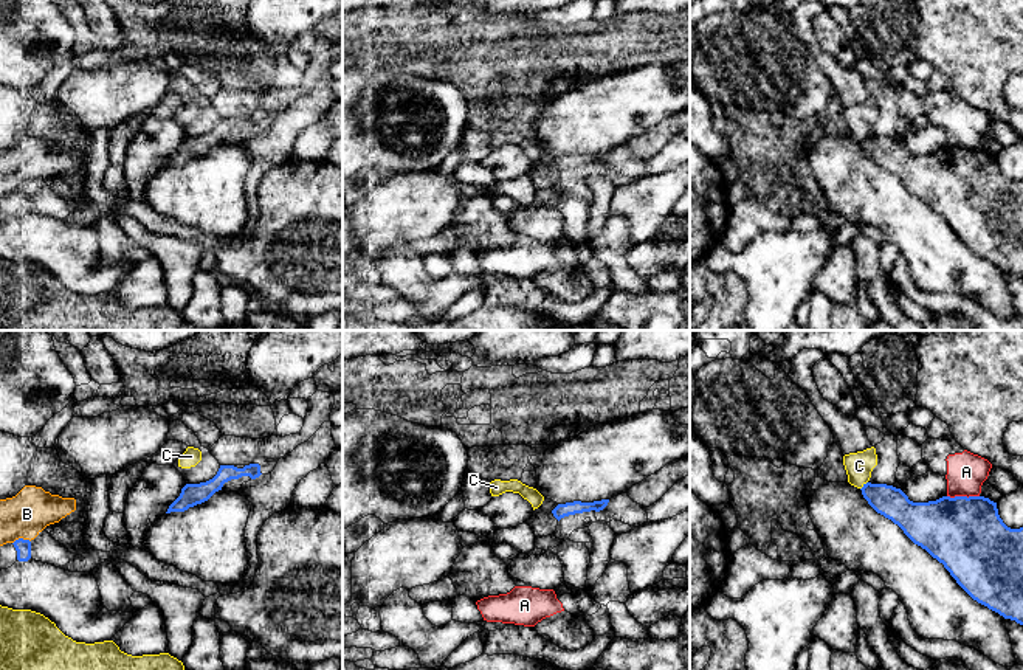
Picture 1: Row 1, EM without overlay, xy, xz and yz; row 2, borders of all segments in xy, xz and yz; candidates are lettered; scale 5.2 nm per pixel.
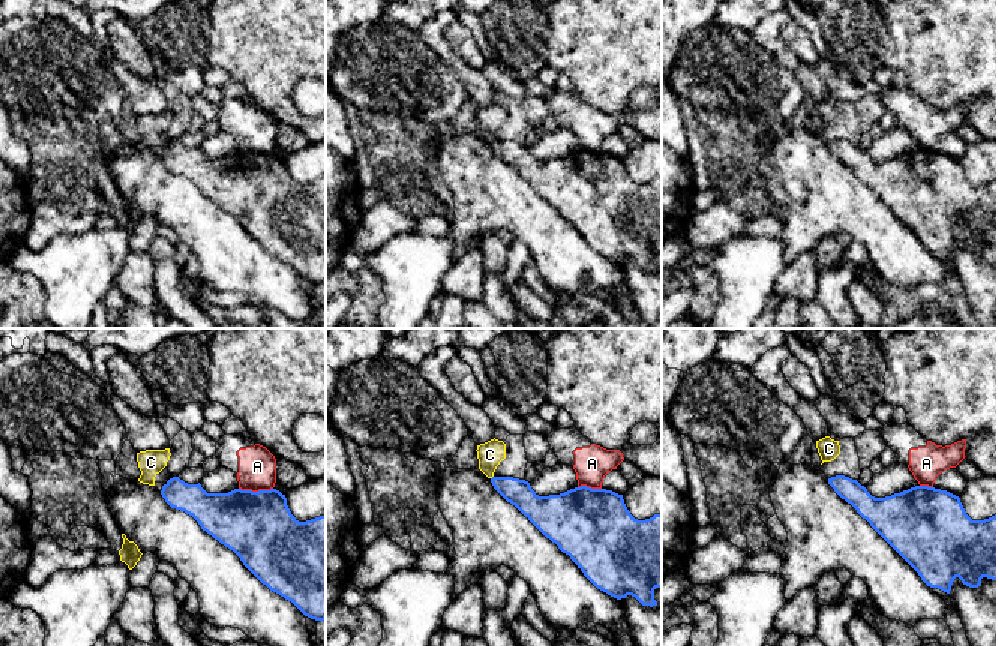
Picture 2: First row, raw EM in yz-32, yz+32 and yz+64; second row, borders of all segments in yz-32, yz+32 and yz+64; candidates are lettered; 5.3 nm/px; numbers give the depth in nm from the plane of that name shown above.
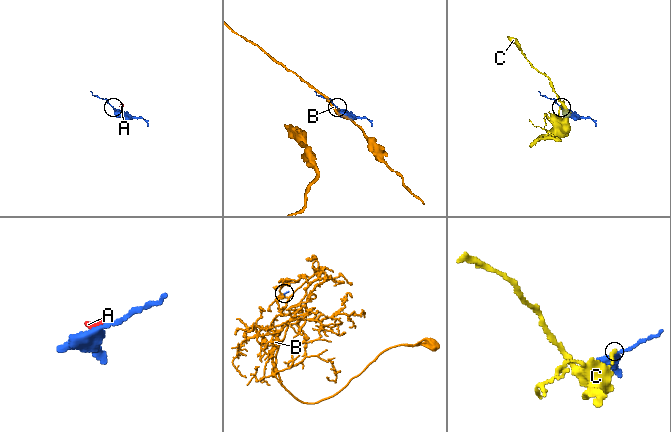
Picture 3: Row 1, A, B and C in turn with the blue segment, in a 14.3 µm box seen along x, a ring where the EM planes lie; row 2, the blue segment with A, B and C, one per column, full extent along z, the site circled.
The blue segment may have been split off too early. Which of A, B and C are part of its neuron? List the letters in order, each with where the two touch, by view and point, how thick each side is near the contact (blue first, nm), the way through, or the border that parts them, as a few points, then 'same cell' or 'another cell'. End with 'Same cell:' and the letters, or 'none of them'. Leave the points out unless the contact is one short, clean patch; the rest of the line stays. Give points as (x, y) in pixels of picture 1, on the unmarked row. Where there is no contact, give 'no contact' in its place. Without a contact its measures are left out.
A: yz (963, 149) | 380/200 nm | along yz (947, 148), (978, 149) | another cell
B: xy (20, 191) | 80/240 nm | another cell
C: yz (864, 138) | 160/140 nm | along yz (867, 134), (861, 141) | another cell
Same cell: none of them

